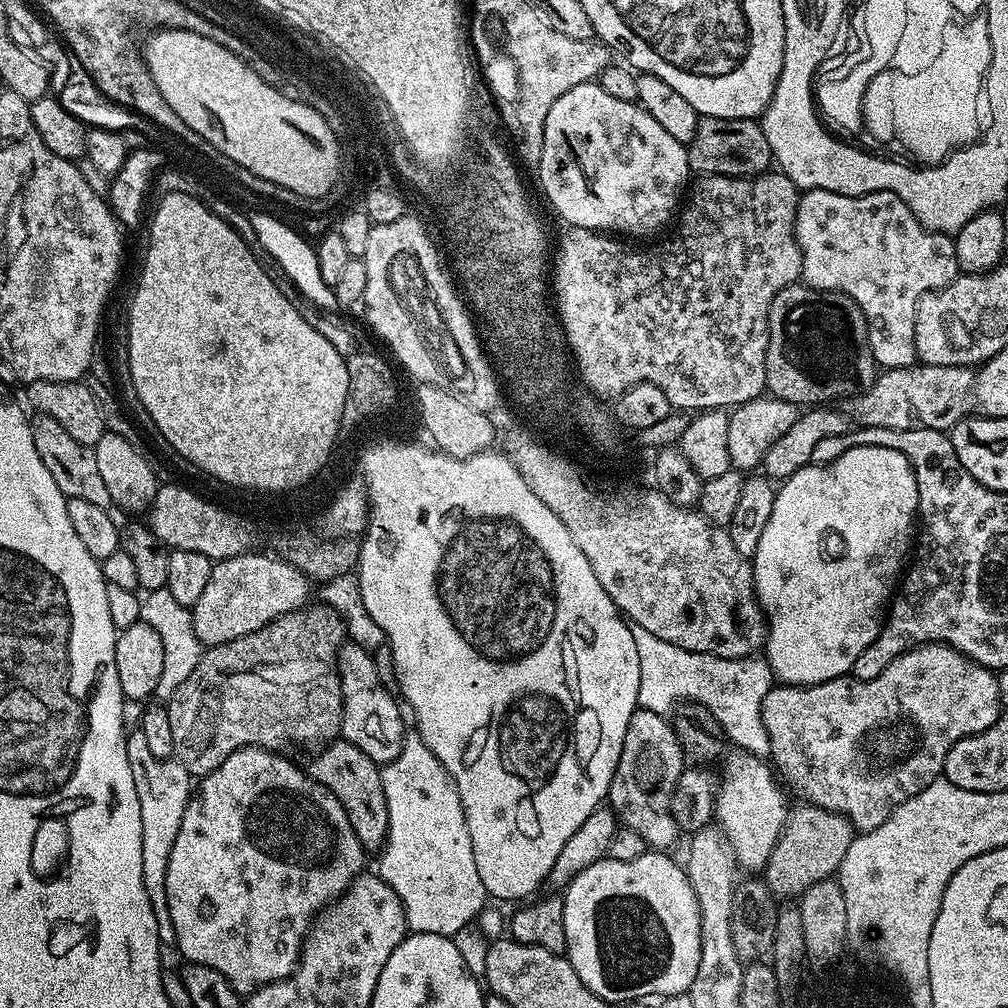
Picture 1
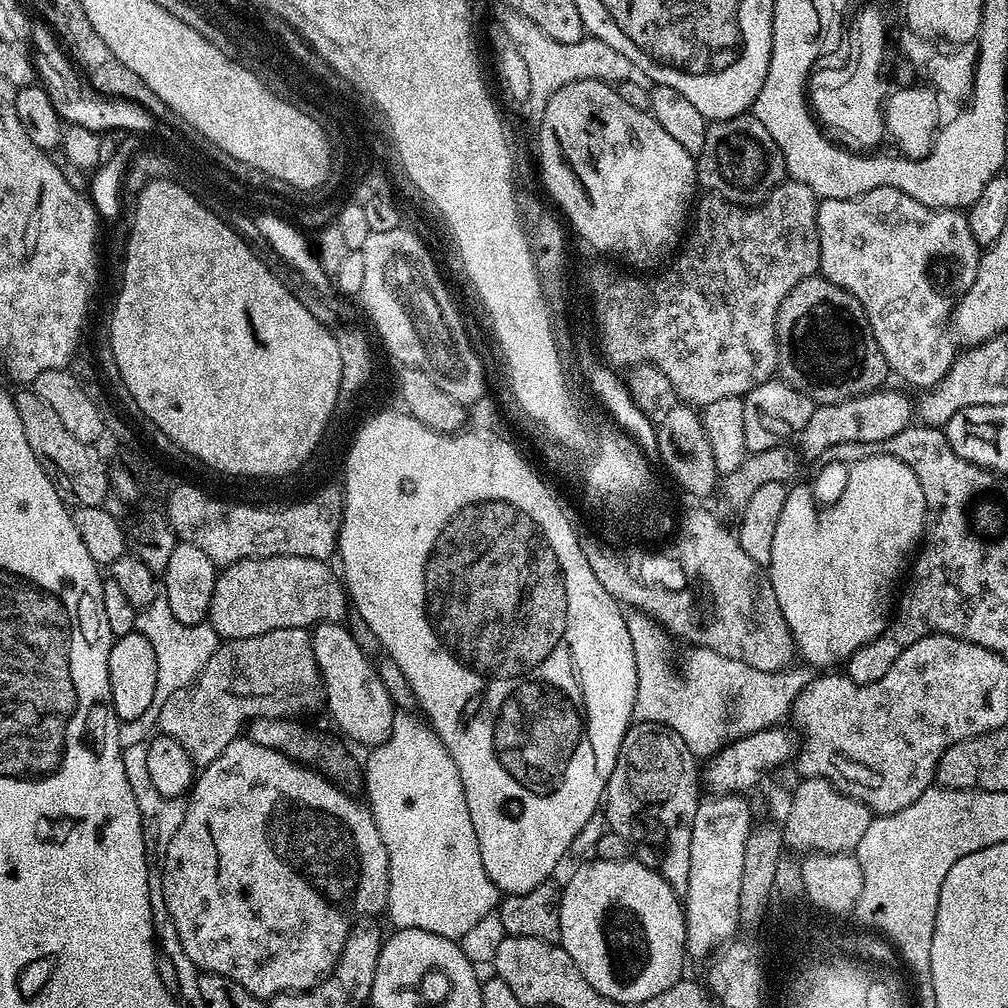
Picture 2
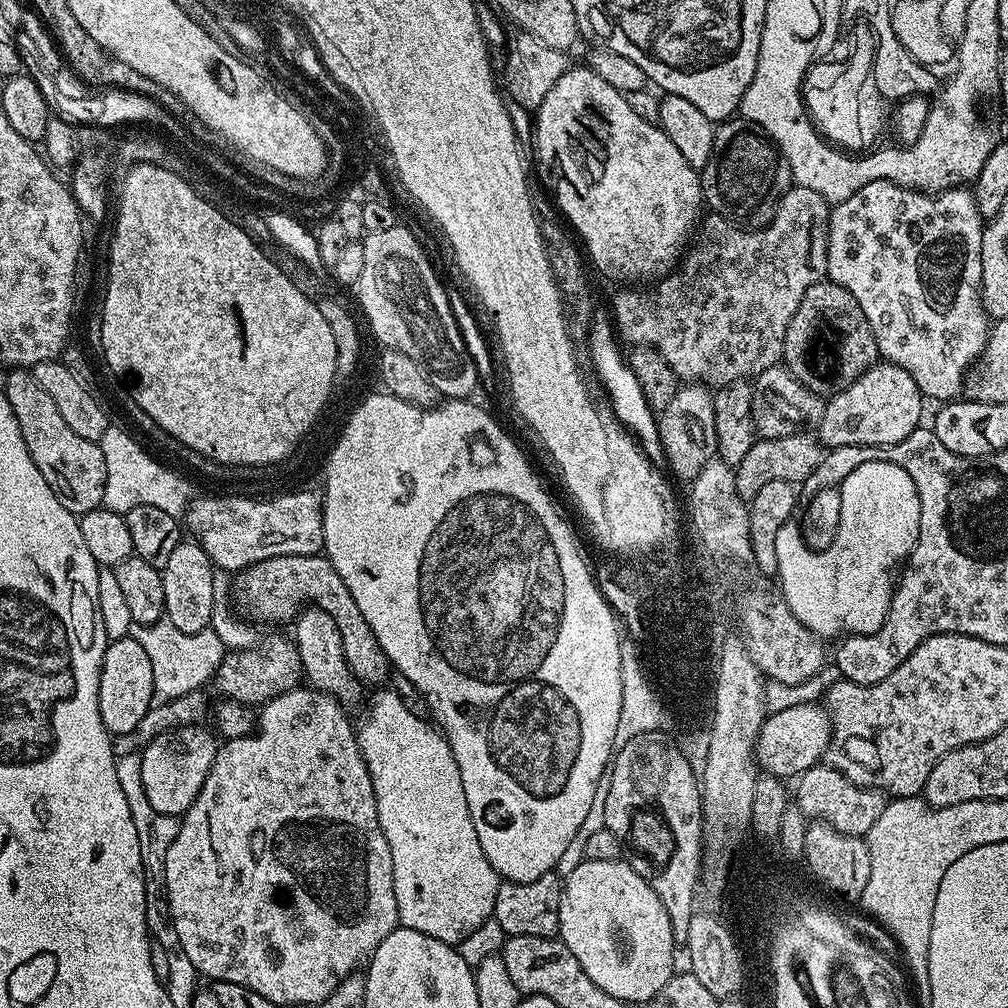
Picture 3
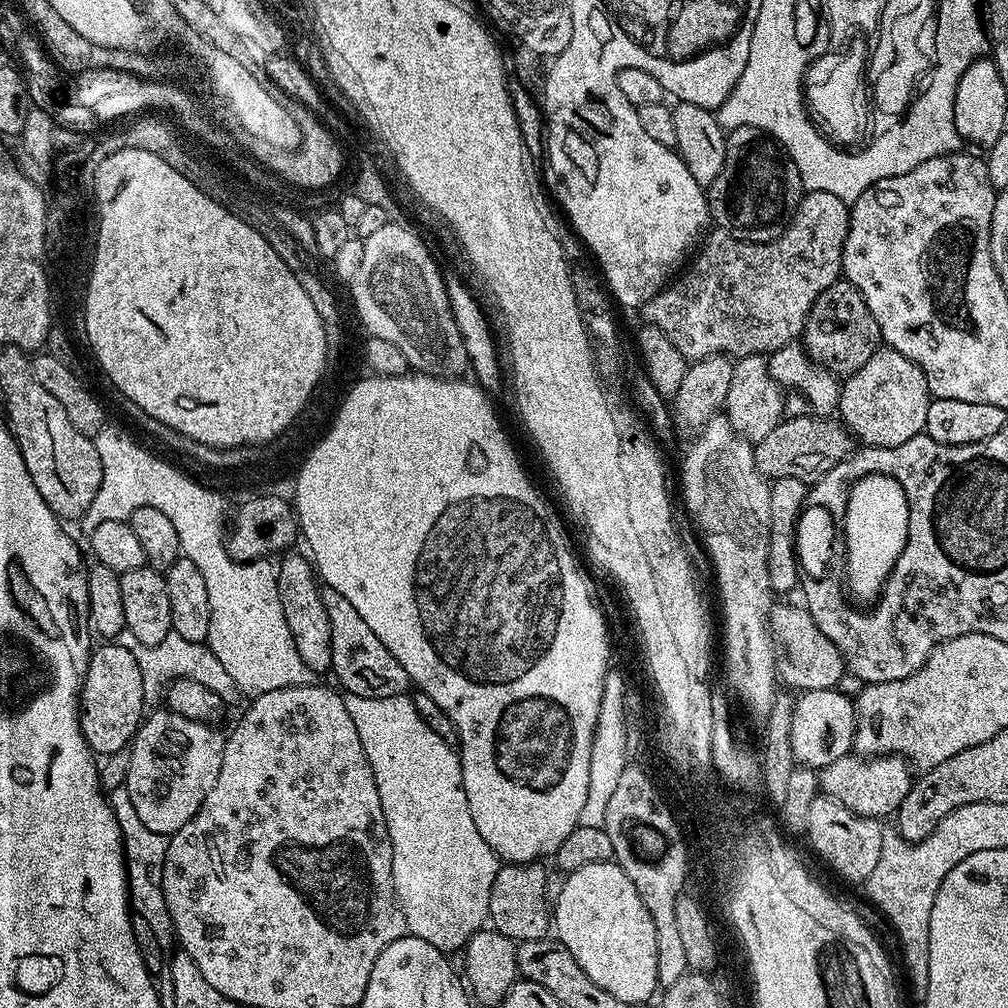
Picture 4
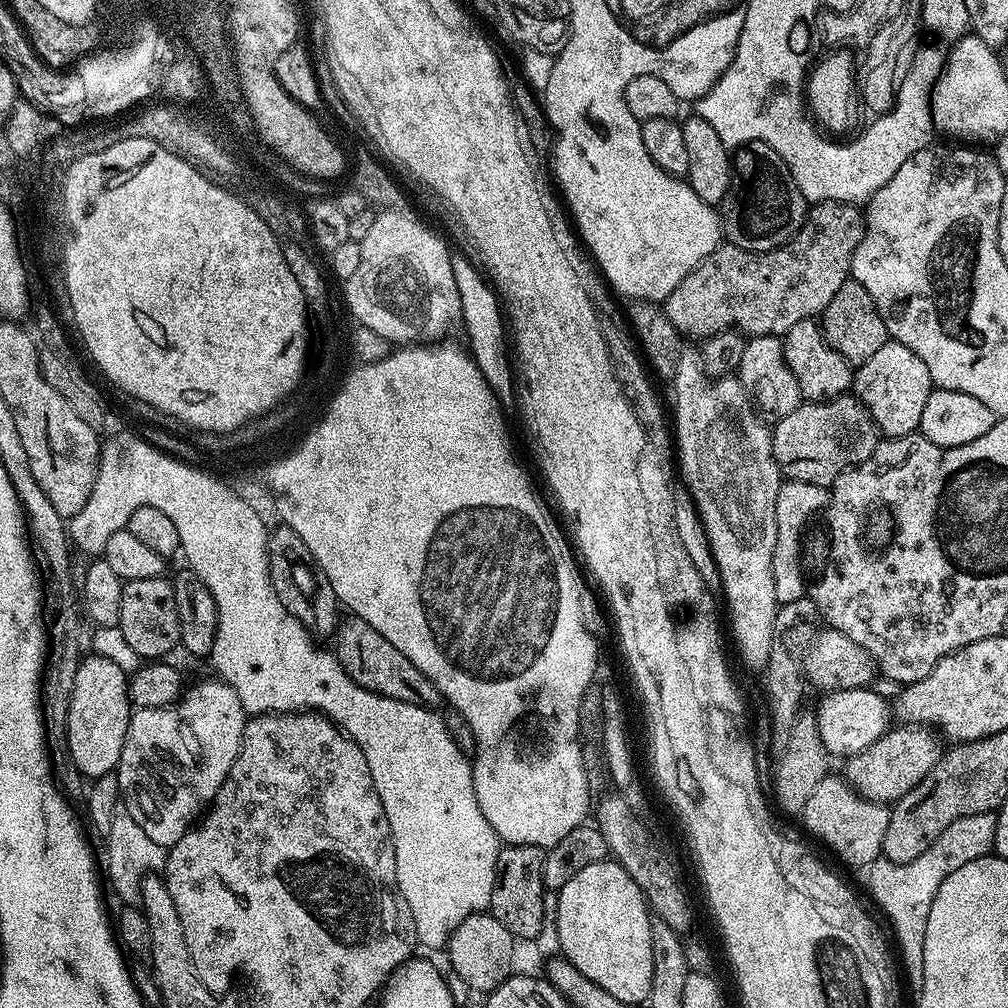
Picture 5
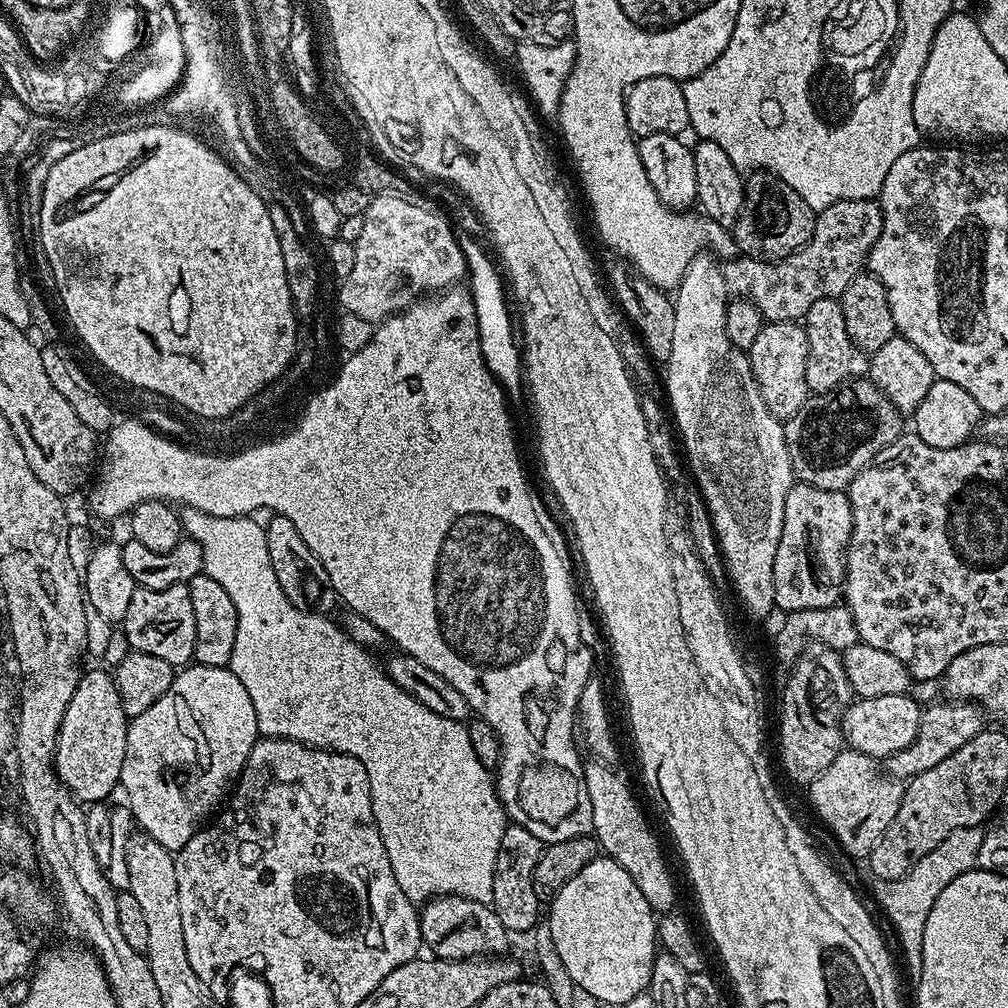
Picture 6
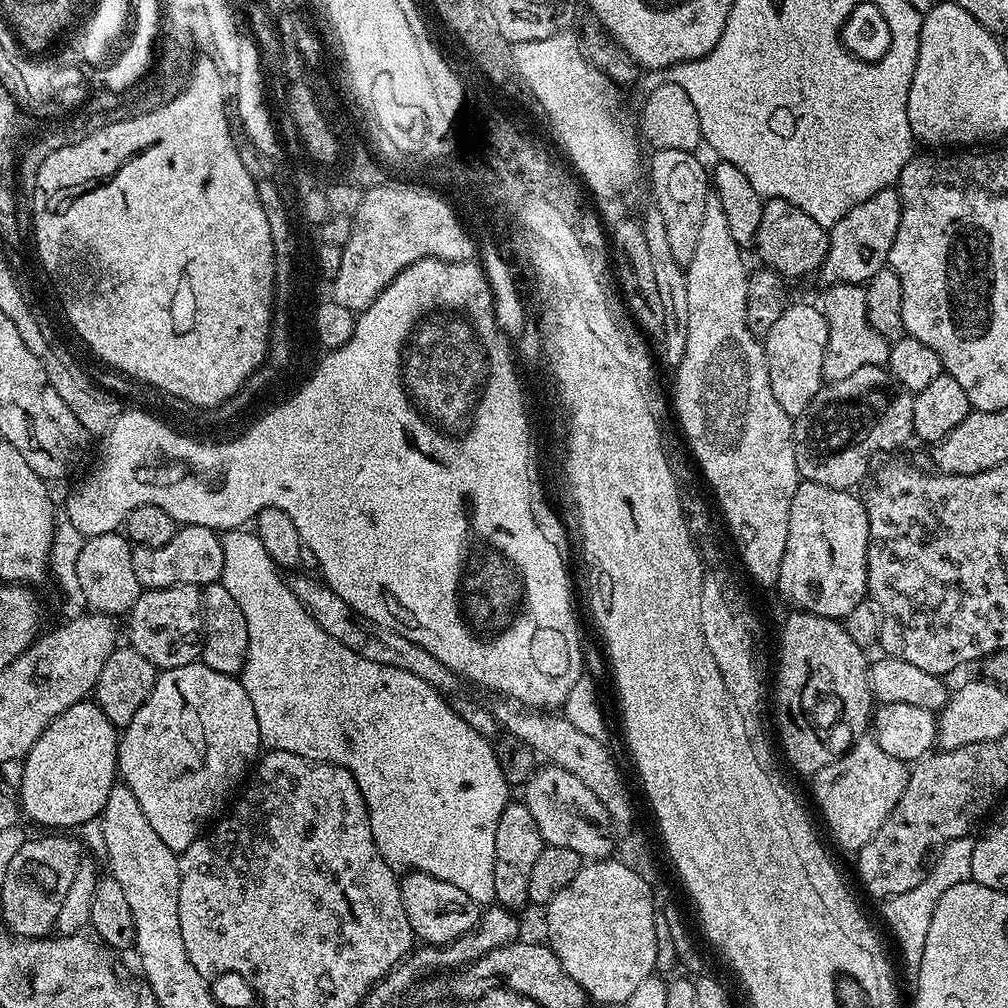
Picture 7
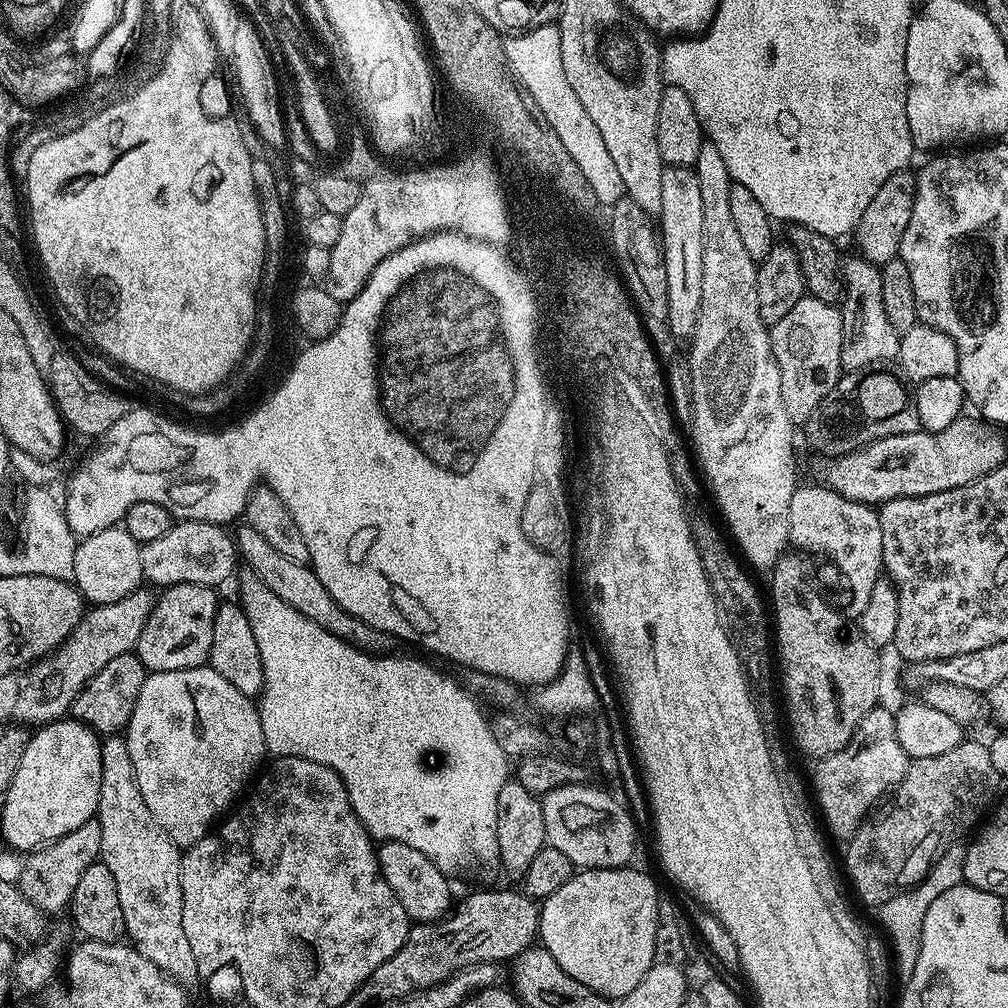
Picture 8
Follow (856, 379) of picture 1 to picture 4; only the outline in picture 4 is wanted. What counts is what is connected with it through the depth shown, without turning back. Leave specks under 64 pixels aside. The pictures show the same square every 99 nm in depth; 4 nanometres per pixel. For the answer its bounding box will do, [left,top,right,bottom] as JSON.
[802,278,882,378]

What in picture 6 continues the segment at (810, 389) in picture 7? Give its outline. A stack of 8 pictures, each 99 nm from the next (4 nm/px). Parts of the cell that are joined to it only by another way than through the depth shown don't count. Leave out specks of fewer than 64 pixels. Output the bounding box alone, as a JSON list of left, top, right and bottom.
[747,320,810,422]

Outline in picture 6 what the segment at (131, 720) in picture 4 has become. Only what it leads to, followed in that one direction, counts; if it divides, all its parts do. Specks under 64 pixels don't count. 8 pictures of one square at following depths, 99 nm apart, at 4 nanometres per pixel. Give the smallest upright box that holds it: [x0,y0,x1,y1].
[56,668,130,805]

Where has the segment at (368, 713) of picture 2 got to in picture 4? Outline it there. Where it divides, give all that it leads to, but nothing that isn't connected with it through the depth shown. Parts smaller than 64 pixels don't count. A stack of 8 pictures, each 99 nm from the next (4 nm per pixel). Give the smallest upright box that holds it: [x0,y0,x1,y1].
[276,550,332,674]

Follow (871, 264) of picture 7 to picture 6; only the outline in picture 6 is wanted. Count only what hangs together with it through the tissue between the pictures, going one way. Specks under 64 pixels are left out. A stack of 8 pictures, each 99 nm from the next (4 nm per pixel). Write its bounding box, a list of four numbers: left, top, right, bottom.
[723,199,882,322]

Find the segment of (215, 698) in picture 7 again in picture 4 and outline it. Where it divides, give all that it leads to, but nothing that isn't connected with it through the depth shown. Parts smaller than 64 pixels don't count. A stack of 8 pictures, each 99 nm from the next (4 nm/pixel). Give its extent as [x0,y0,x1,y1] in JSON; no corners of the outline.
[123,710,225,837]

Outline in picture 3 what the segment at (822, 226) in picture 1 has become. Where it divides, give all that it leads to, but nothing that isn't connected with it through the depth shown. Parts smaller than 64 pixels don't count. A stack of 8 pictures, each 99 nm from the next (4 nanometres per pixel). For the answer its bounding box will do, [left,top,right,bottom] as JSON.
[826,180,990,402]

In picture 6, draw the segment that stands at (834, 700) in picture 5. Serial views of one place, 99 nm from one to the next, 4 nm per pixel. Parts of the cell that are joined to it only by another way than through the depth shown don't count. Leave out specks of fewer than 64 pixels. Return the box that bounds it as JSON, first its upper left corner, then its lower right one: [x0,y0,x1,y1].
[842,694,922,758]

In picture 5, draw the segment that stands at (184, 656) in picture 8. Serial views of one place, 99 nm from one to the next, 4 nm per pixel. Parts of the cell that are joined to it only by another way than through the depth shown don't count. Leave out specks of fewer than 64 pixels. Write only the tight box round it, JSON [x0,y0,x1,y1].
[118,576,180,658]

